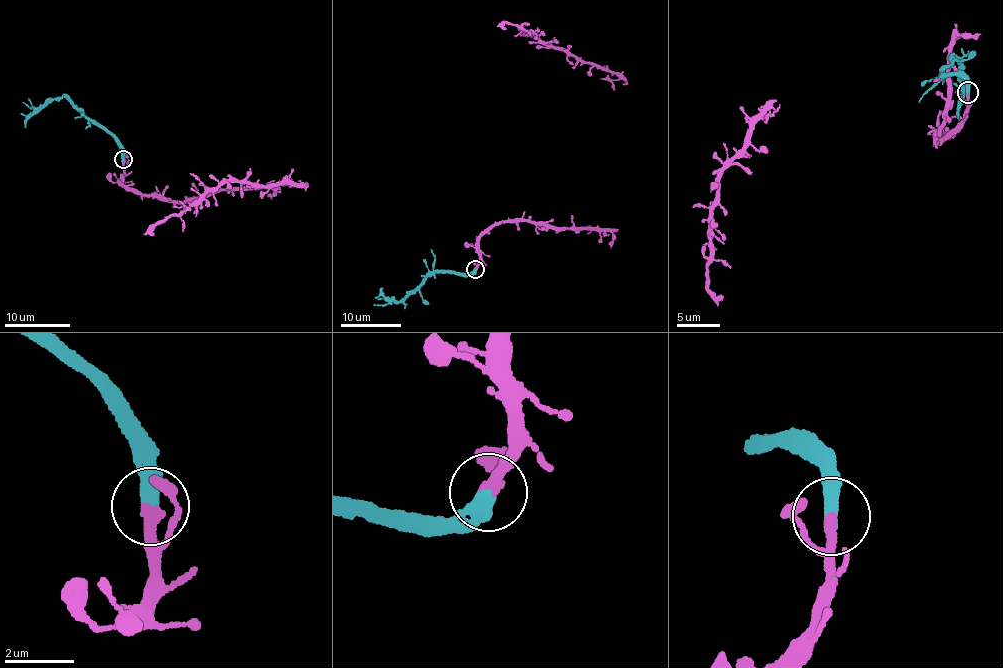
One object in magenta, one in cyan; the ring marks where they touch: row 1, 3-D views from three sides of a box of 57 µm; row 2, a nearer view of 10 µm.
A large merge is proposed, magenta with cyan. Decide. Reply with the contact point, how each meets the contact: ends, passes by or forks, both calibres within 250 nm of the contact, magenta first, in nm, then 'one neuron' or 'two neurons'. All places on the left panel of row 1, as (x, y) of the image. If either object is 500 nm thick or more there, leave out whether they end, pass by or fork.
at (123, 159); magenta ends there; cyan ends there; 340 nm thick on the magenta side, 380 nm on the other; one neuron

